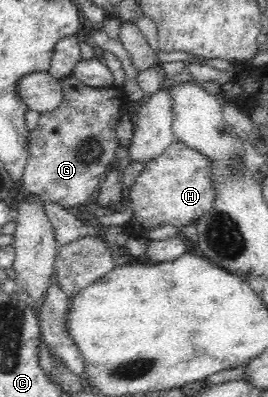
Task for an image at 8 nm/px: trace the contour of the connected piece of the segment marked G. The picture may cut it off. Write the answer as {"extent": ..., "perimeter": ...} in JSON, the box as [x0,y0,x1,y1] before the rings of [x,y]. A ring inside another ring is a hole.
{"extent":[22,75,129,208],"perimeter":[[[72,75],[62,78],[60,82],[63,94],[61,105],[49,113],[40,114],[37,127],[29,133],[29,157],[22,178],[22,188],[31,194],[39,195],[46,203],[55,202],[67,208],[85,205],[101,186],[106,169],[114,164],[113,157],[117,155],[119,146],[117,123],[129,101],[127,92],[120,86],[95,88],[85,85]]]}

